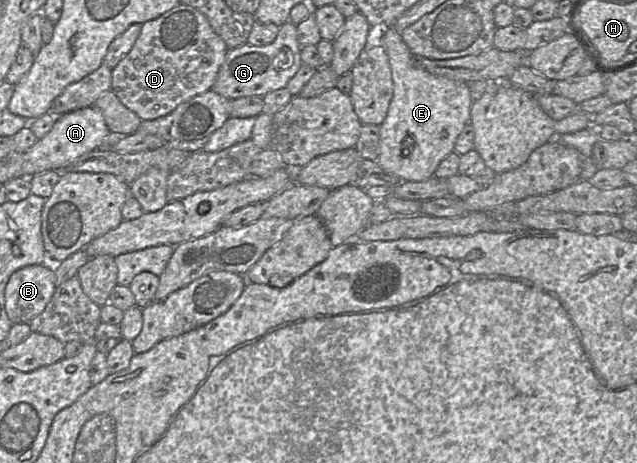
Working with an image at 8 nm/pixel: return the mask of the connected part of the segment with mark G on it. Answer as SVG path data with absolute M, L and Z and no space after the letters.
M287 21L280 26L277 37L270 44L253 46L245 43L229 49L211 89L228 99L263 97L269 92L285 88L301 65L301 45L297 38L297 27L291 21Z

